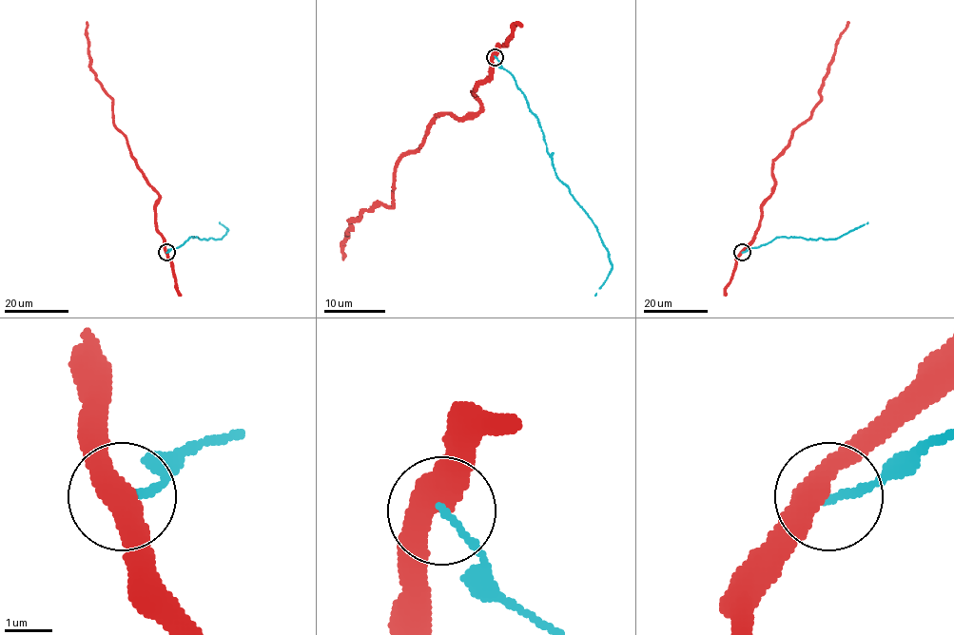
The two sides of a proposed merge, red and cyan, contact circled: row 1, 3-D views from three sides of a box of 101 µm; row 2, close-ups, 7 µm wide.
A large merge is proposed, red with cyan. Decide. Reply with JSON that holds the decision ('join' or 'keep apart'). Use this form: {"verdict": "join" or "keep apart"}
{"verdict": "keep apart"}

